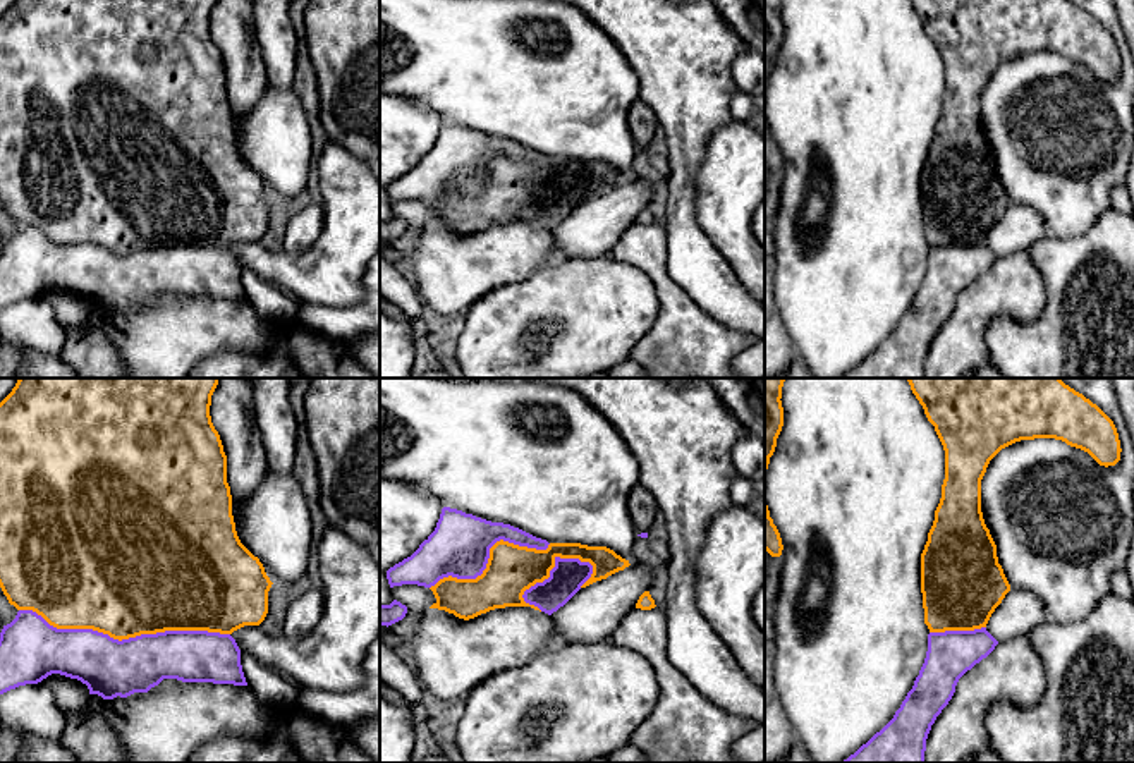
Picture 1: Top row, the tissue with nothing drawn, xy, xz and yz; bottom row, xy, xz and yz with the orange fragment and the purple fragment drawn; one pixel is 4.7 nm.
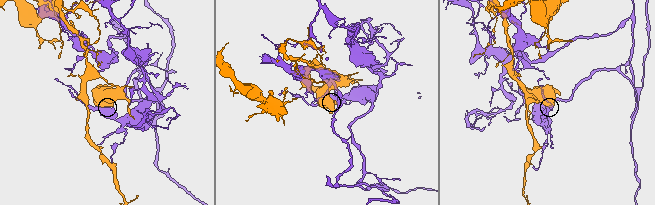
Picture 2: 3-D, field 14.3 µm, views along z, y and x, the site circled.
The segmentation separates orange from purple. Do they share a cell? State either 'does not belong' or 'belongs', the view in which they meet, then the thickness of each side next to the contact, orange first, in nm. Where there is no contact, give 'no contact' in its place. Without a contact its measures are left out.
belongs; contact in xy; calibres 500 and 280 nm

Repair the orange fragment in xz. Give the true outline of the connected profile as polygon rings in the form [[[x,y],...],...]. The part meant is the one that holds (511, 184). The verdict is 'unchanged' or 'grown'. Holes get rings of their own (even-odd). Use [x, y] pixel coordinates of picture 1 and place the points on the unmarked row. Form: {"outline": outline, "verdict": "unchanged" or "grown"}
{"outline": [[[500,155],[490,163],[490,174],[481,191],[476,194],[448,191],[431,201],[436,217],[430,223],[445,225],[464,235],[505,222],[540,225],[526,218],[522,210],[536,198],[550,192],[557,172],[579,174],[593,180],[591,192],[581,203],[631,180],[629,175],[607,162],[550,158],[546,165],[536,165]]], "verdict": "unchanged"}

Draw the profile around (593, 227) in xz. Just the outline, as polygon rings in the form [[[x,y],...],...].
[[[631,179],[607,194],[581,203],[564,222],[552,229],[558,246],[550,265],[574,258],[600,258],[608,253],[639,211],[651,201],[643,179]]]

